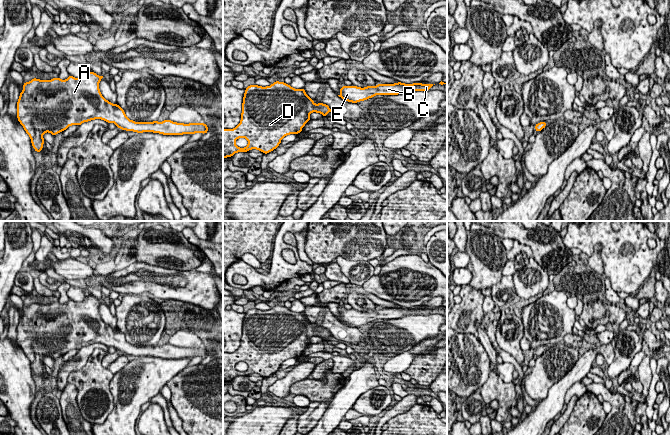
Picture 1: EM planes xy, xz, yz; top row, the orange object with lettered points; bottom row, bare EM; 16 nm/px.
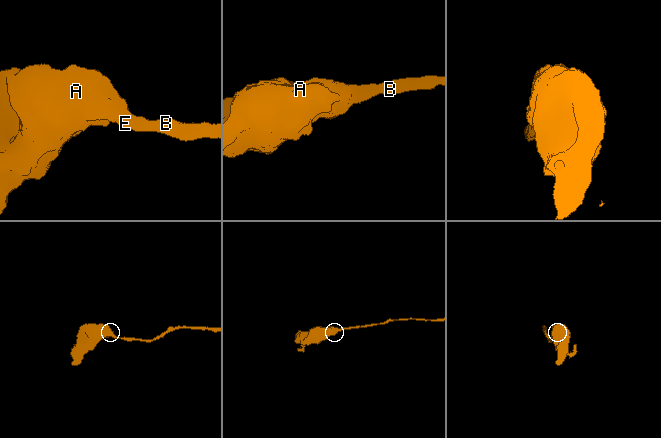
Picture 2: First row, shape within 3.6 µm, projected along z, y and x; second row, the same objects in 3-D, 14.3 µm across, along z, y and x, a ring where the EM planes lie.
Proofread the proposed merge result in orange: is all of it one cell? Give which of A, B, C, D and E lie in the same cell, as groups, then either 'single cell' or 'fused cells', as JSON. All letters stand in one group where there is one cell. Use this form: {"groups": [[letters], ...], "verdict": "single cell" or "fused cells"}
{"groups": [["A", "B", "C", "D", "E"]], "verdict": "single cell"}

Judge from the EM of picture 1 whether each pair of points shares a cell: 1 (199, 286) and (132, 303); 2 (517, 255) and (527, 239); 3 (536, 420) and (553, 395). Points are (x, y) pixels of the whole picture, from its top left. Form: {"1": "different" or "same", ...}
{"1": "different", "2": "different", "3": "same"}

